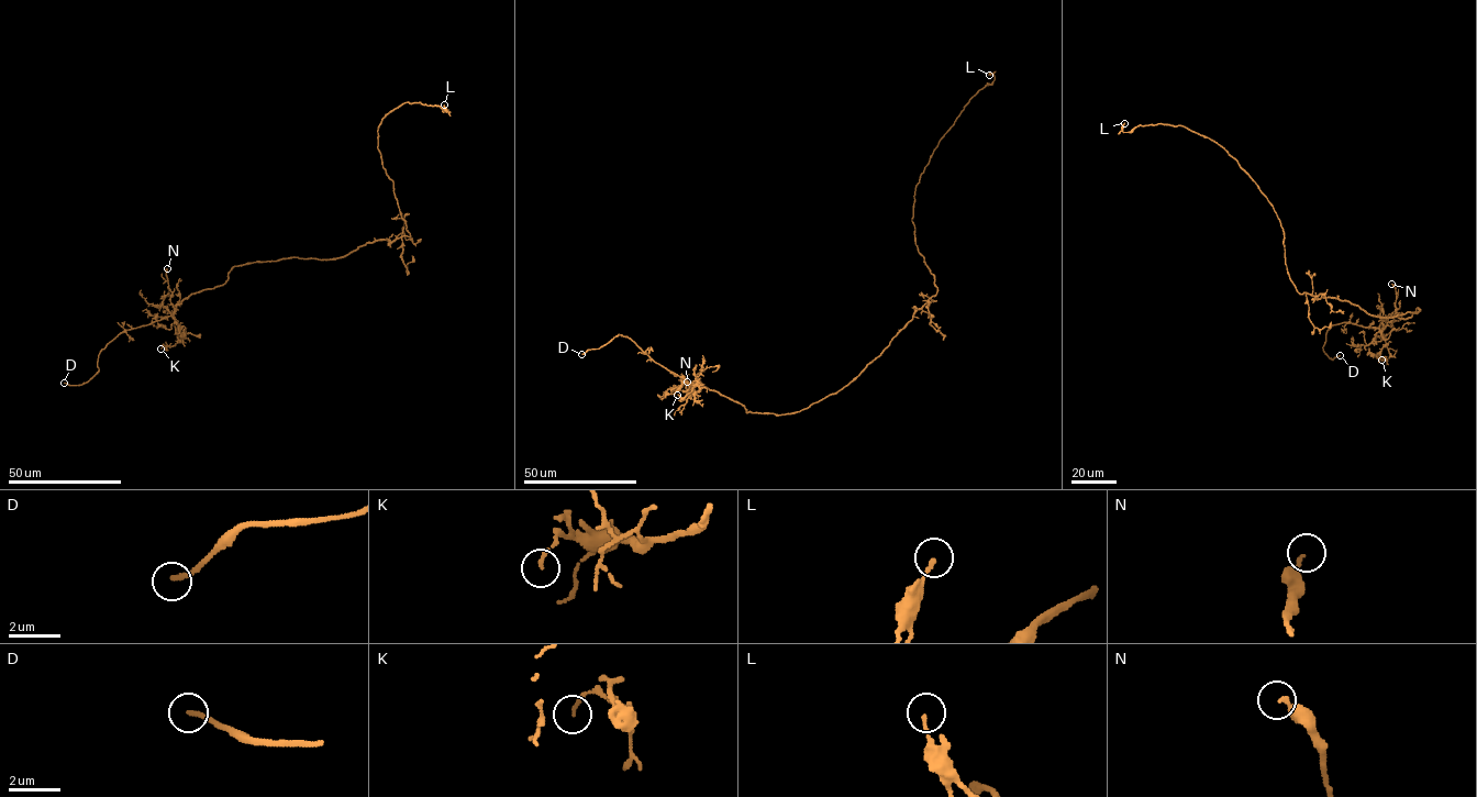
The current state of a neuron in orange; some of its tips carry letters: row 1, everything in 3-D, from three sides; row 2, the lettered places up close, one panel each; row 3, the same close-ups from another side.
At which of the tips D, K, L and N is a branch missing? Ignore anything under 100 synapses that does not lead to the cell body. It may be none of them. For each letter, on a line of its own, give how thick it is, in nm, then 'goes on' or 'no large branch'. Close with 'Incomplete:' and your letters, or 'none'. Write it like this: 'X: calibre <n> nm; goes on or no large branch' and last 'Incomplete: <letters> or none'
D: calibre 180 nm; goes on
K: calibre 120 nm; no large branch
L: calibre 130 nm; no large branch
N: calibre 240 nm; no large branch
Incomplete: D

